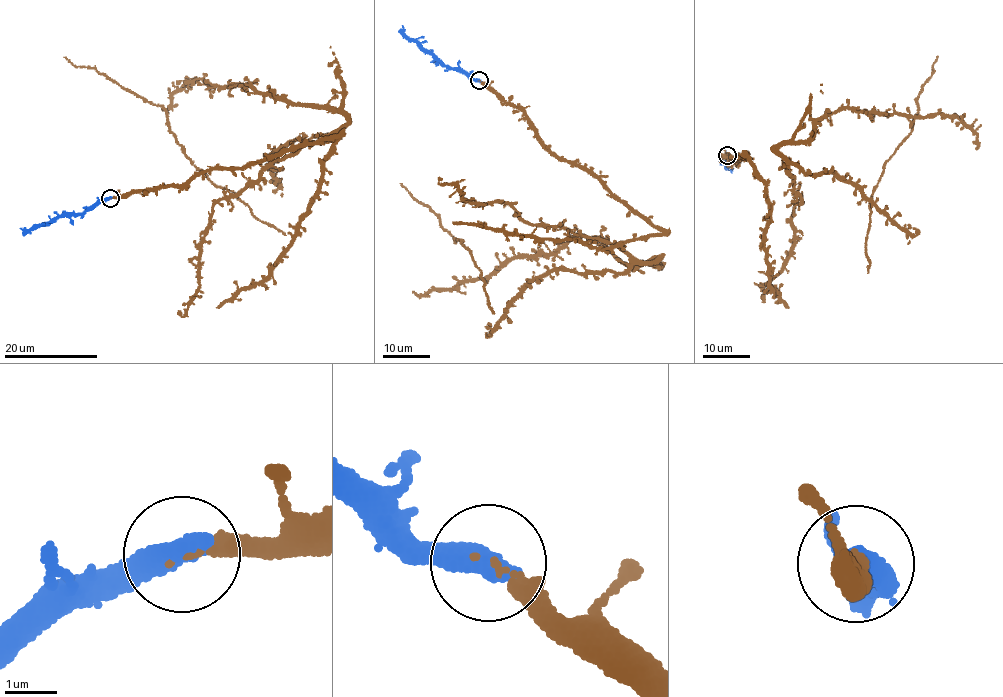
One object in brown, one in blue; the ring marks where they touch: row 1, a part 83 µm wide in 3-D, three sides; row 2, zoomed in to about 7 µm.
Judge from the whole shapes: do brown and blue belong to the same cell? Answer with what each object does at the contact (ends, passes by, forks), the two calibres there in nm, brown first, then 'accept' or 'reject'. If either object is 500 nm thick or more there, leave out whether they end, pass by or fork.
260/550 nm | accept

